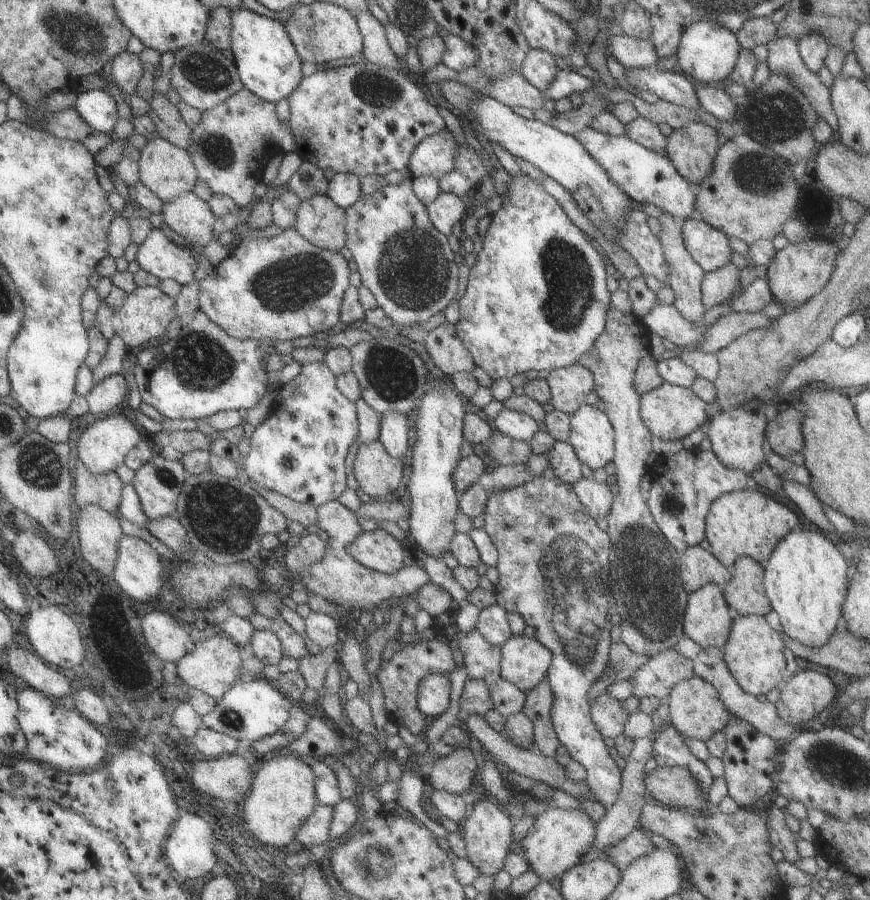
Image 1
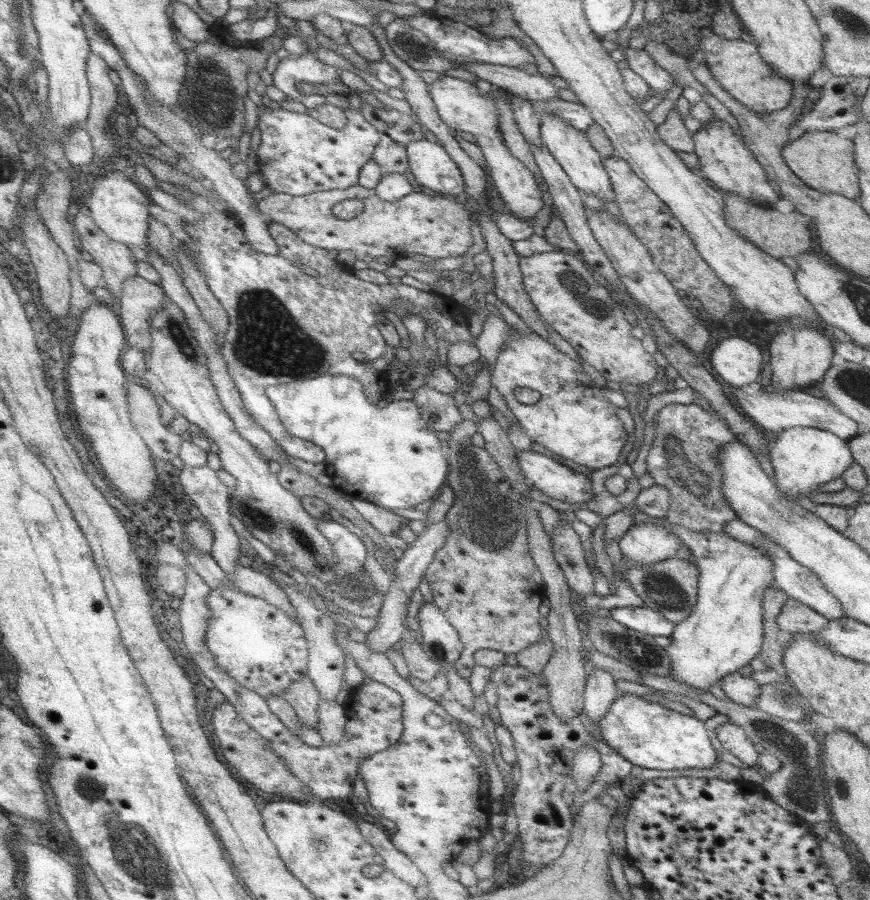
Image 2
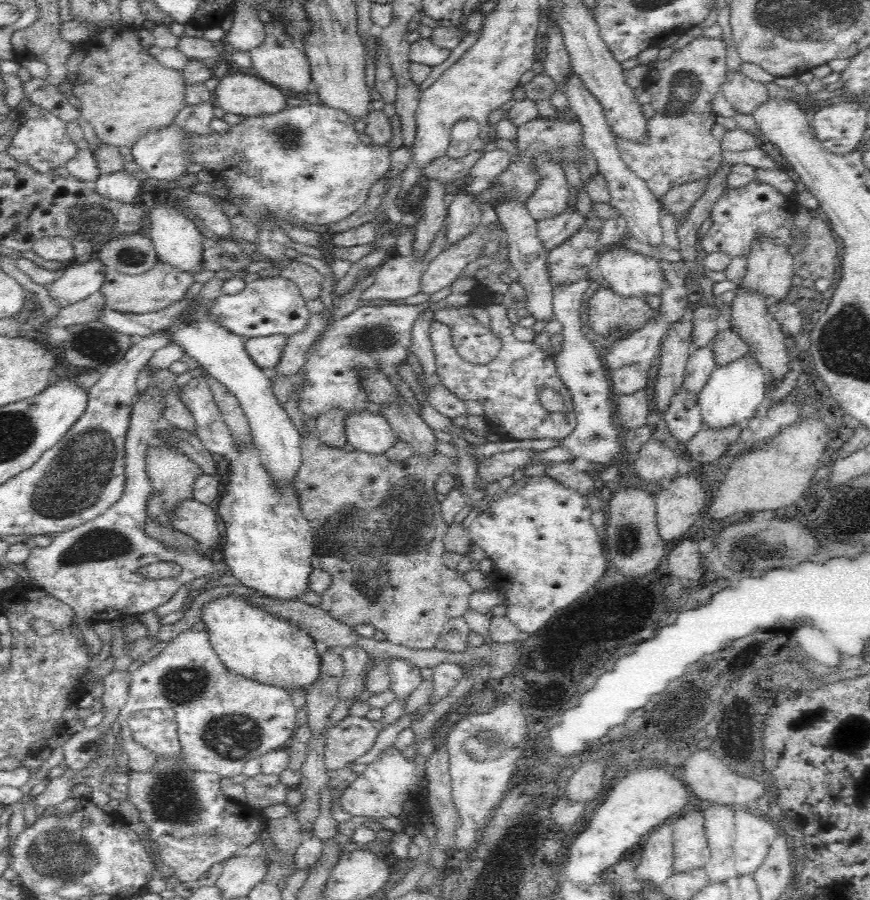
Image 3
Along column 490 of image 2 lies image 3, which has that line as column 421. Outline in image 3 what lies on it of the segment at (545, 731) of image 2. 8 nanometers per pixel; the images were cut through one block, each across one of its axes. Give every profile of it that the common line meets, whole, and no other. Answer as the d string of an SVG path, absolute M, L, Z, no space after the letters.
M388 660L390 663L390 687L396 701L408 703L412 693L420 687L424 680L421 669L404 660Z

